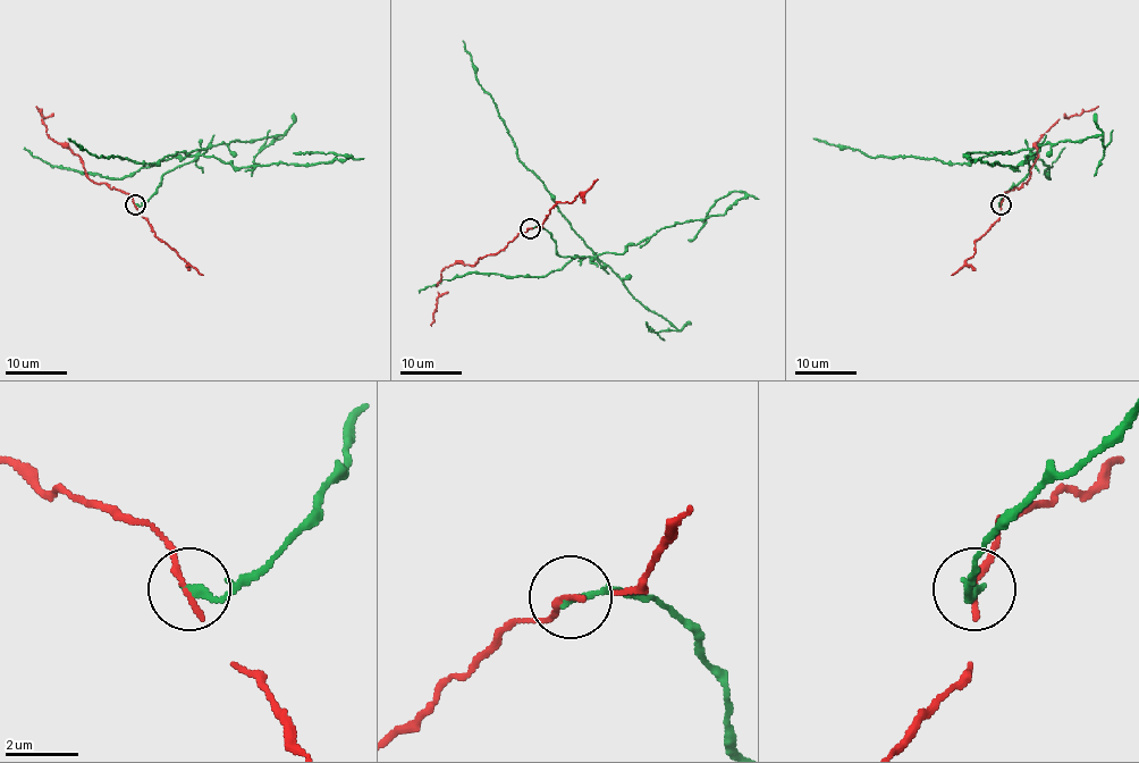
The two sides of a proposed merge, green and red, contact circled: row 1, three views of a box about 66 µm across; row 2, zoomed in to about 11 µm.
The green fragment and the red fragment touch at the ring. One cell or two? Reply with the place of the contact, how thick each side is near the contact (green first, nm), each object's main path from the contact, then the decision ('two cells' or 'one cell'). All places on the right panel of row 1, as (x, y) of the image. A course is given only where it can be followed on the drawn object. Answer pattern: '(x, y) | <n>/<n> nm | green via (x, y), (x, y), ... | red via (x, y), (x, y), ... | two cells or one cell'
(1001, 204) | 190/200 nm | green via (1001, 203), (1001, 199), (1028, 173), (1028, 150), (1001, 151), (959, 164), (913, 156), (870, 158), (813, 137) | red via (1001, 203), (1004, 193), (1027, 184), (1038, 156), (1039, 137), (1059, 119), (1080, 115), (1097, 106) | two cells

